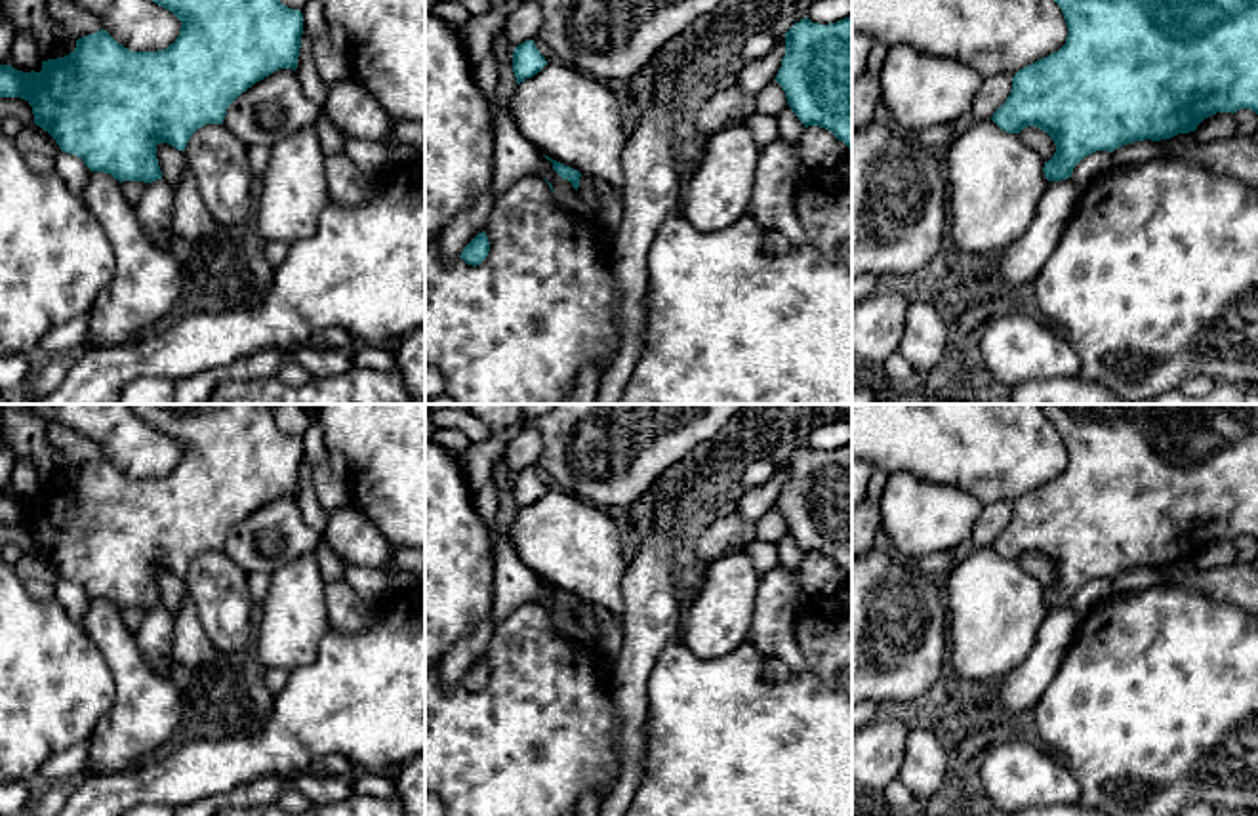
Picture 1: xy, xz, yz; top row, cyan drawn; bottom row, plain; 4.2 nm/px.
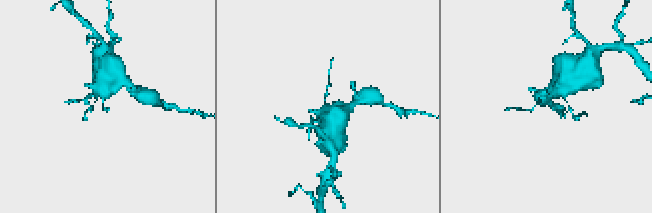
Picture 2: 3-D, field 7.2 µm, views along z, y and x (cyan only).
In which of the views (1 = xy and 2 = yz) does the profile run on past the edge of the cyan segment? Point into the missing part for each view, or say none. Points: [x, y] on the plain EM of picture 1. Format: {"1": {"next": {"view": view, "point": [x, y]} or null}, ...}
{"1": {"next": null}, "2": {"next": null}}

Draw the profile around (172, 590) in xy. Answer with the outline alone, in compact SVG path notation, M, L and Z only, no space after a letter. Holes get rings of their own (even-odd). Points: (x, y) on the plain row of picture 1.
M168 570L156 572L156 585L162 599L162 606L170 612L175 612L181 606L183 599L189 595L185 580L177 578Z

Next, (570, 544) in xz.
M547 490L511 528L520 561L545 583L621 616L627 559L616 520L566 490Z

